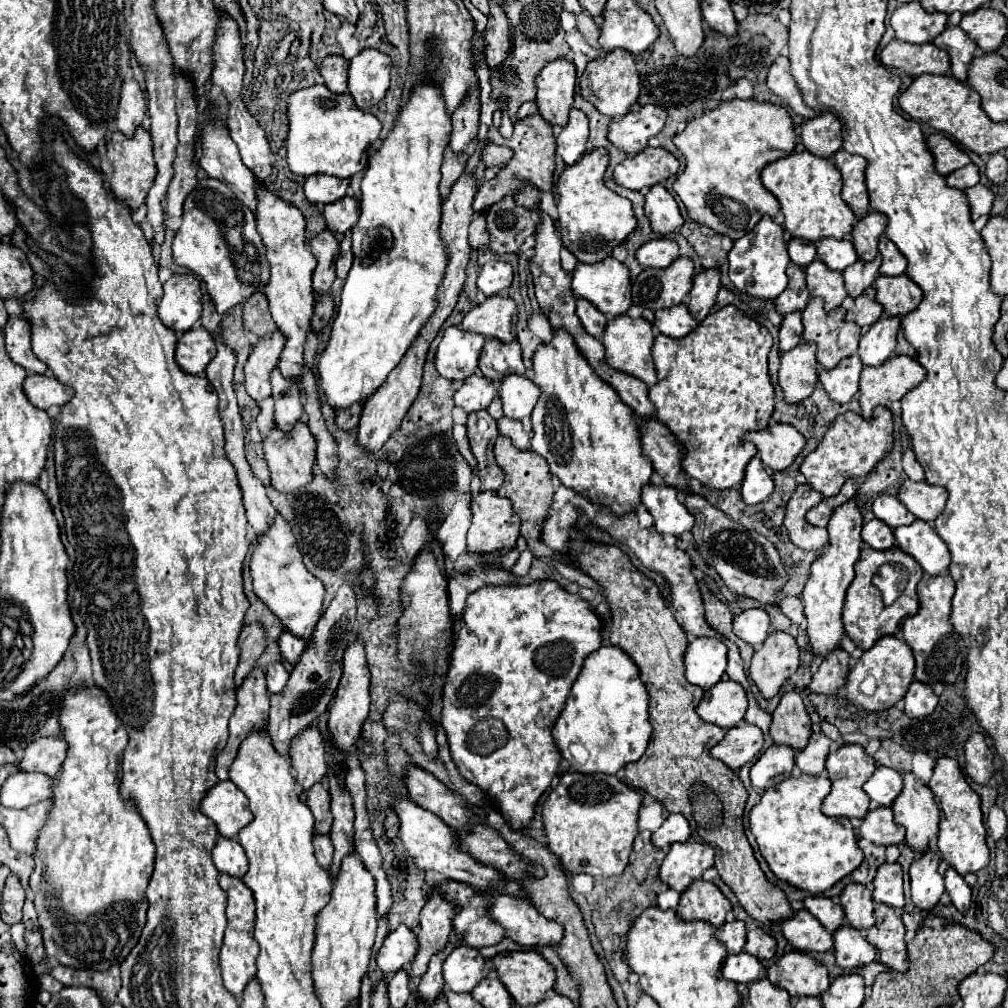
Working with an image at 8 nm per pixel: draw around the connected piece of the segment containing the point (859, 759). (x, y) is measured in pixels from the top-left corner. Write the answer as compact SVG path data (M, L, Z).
M843 745L835 753L829 753L827 773L833 787L823 801L823 813L829 817L863 819L863 815L869 811L869 795L863 791L863 783L873 775L873 771L875 771L875 759L869 757L861 745Z

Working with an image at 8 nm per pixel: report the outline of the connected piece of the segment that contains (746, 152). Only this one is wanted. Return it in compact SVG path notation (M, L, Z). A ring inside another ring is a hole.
M729 99L703 117L689 121L687 127L673 137L673 143L685 157L685 171L677 177L673 189L685 203L687 213L693 221L703 223L715 233L727 235L735 241L749 233L763 215L769 215L773 219L779 213L779 201L763 187L761 171L765 165L769 165L769 161L783 159L795 149L797 135L793 131L793 121L783 107L759 103L755 99Z

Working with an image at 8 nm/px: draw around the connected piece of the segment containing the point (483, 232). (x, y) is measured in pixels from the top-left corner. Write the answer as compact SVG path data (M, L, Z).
M477 215L469 225L469 245L471 245L471 249L479 251L487 243L489 243L489 233L487 233L487 227L485 227L485 217Z

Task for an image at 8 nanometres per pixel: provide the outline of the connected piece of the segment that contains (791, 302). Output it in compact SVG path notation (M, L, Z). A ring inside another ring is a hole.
M789 265L787 269L789 285L787 289L775 299L775 307L781 315L793 313L793 311L803 311L807 301L809 301L809 291L805 287L805 273L797 265Z

